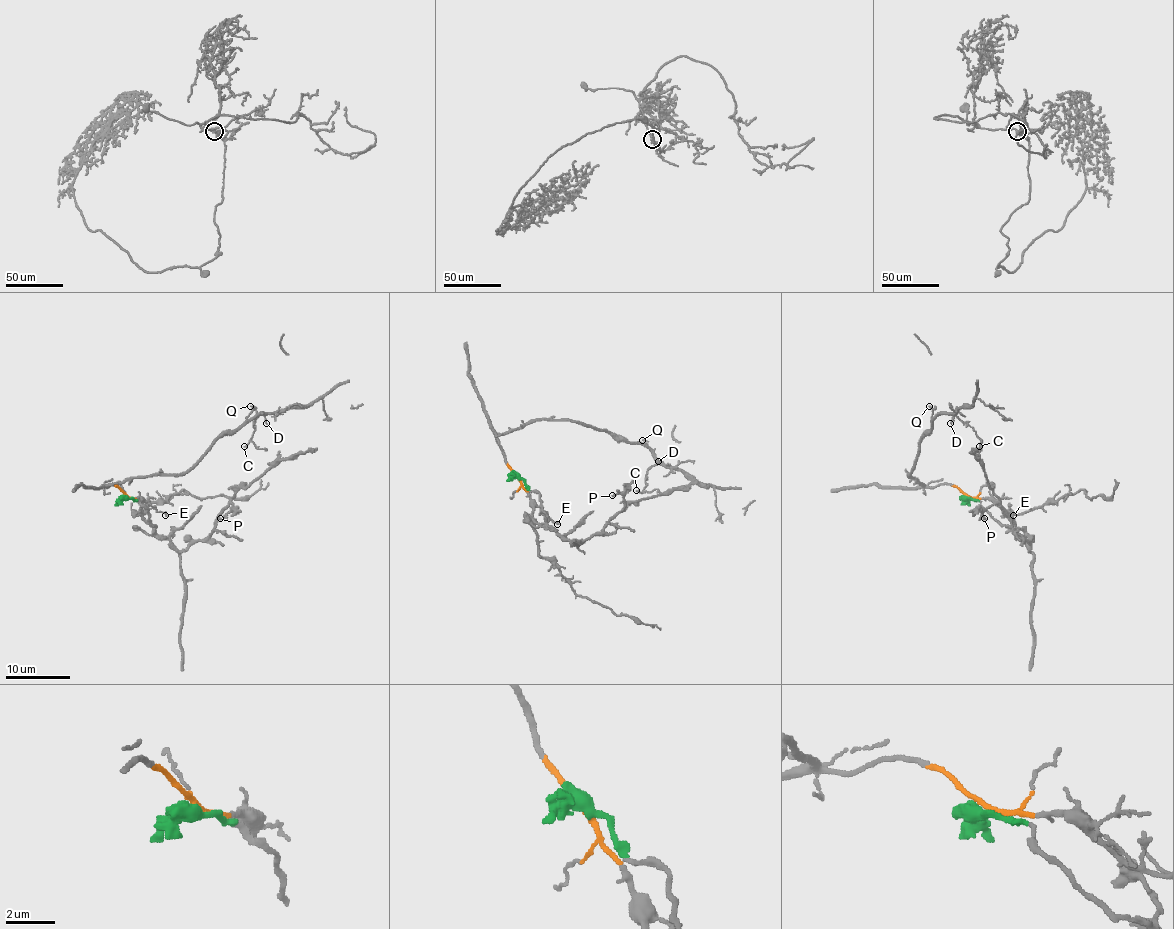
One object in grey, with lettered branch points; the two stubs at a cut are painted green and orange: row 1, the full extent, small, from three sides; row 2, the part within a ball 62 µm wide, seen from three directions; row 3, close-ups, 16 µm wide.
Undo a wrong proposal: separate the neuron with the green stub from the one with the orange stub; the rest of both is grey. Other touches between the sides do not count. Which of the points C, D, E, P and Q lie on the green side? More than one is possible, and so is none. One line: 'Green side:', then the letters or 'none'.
Green side: P

